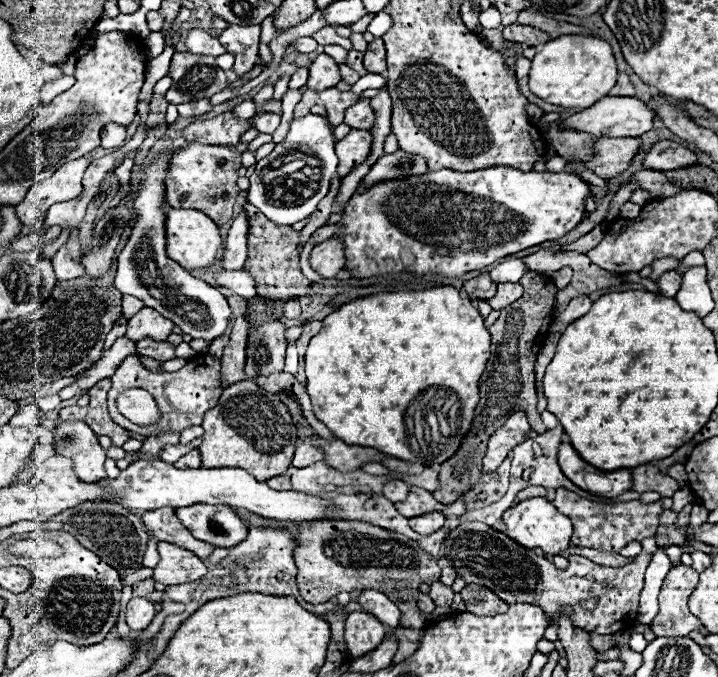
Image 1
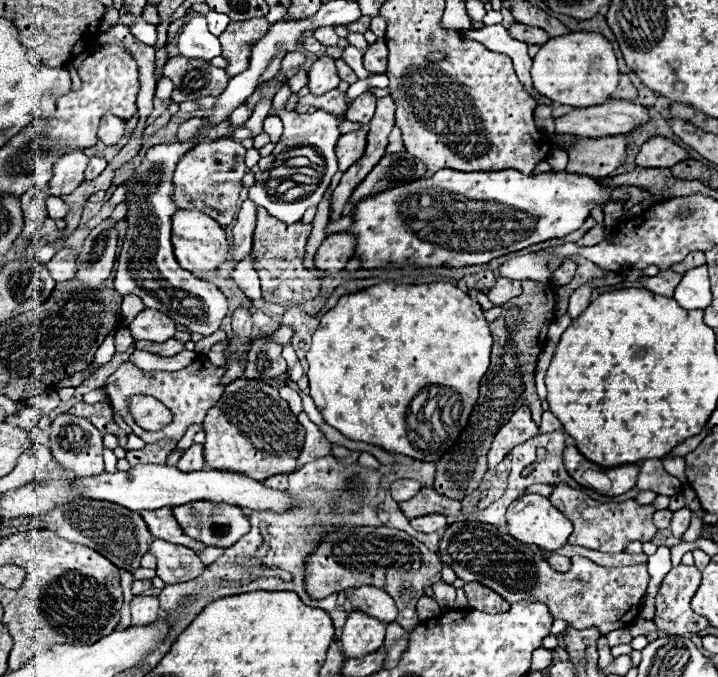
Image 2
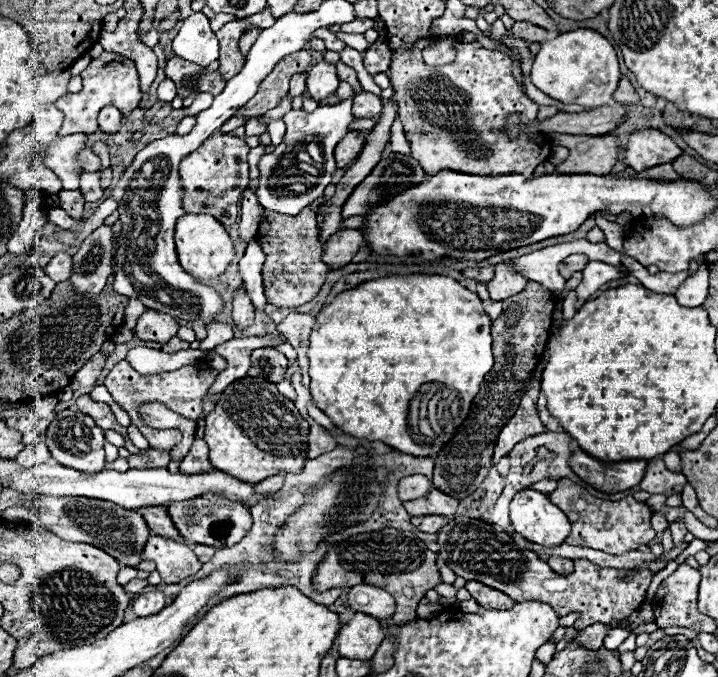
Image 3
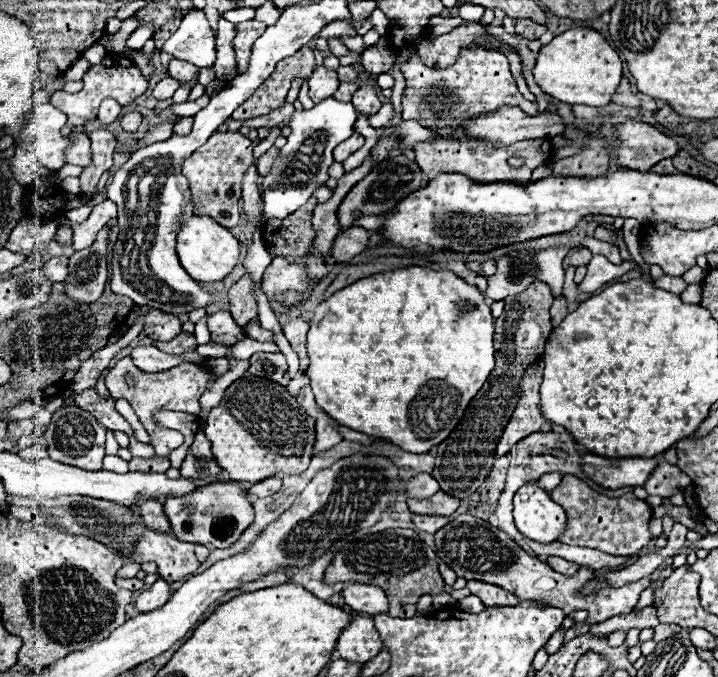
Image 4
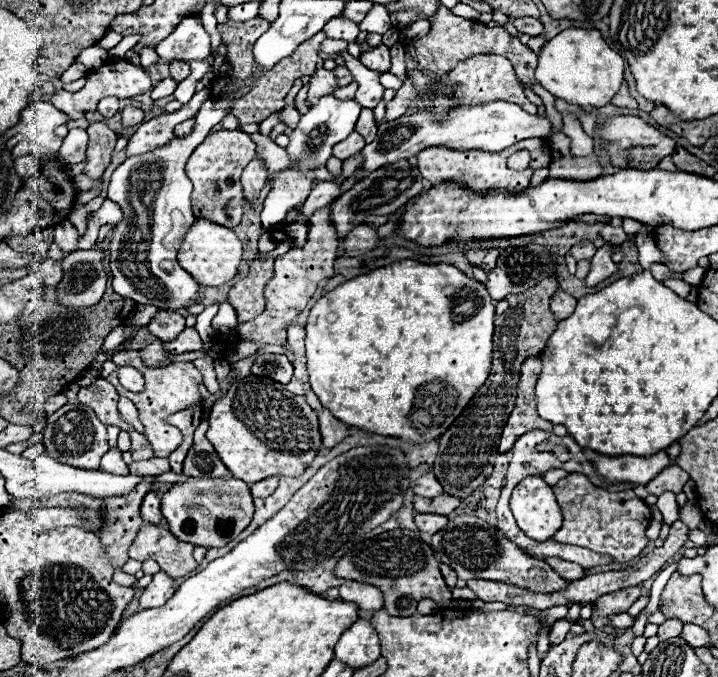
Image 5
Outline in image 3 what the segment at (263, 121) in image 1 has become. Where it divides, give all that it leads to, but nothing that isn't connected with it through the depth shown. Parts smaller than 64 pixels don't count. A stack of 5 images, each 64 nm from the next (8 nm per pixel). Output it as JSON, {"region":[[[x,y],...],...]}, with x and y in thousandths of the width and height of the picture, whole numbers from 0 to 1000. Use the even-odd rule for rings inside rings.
{"region":[[[376,177],[373,180],[373,198],[379,204],[379,216],[387,216],[396,201],[396,180],[393,177]]]}

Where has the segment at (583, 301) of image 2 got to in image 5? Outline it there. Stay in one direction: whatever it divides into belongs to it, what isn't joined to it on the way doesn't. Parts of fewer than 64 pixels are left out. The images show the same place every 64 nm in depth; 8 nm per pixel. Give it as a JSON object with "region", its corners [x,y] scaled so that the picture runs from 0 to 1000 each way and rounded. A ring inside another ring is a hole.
{"region":[[[844,360],[841,366],[830,369],[830,375],[822,384],[822,402],[816,408],[816,422],[833,422],[838,414],[850,411],[852,405],[861,402],[861,393],[850,381],[850,366],[852,360]]]}

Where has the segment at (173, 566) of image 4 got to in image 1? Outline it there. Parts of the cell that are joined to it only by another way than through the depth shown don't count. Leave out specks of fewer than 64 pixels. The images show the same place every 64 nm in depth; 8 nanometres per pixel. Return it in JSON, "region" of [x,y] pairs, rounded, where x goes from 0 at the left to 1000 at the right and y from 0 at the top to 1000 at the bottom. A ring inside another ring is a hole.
{"region":[[[220,801],[220,815],[223,815],[223,830],[214,839],[212,851],[217,860],[242,866],[256,860],[270,860],[290,845],[287,833],[276,821],[242,804]]]}

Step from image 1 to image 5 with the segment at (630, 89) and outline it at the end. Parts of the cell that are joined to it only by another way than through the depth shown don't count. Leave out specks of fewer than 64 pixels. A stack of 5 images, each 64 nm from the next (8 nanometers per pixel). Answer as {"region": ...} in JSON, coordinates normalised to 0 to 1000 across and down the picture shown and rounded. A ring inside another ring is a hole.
{"region":[[[869,121],[866,127],[864,127],[864,133],[861,133],[861,139],[852,145],[852,154],[855,157],[864,157],[864,160],[889,160],[889,151],[877,142],[877,136],[875,136],[875,124]]]}

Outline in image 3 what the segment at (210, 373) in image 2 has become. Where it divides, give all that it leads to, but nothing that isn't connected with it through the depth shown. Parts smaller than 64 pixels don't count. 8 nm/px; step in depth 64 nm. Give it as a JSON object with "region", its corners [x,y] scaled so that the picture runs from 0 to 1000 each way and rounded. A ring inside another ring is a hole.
{"region":[[[175,532],[164,535],[159,541],[159,547],[148,555],[145,570],[150,573],[150,579],[156,582],[159,594],[178,609],[184,626],[201,641],[201,647],[209,653],[212,662],[220,665],[240,665],[251,650],[253,650],[253,638],[248,632],[237,632],[237,635],[212,635],[206,629],[198,626],[195,612],[192,612],[192,597],[195,594],[226,594],[228,600],[234,600],[237,606],[248,609],[251,614],[259,614],[262,620],[281,620],[284,617],[284,585],[290,582],[290,576],[295,573],[298,561],[301,561],[304,549],[292,541],[292,538],[262,538],[253,541],[251,547],[242,549],[226,549],[226,552],[212,552],[212,555],[198,555],[192,552]]]}

